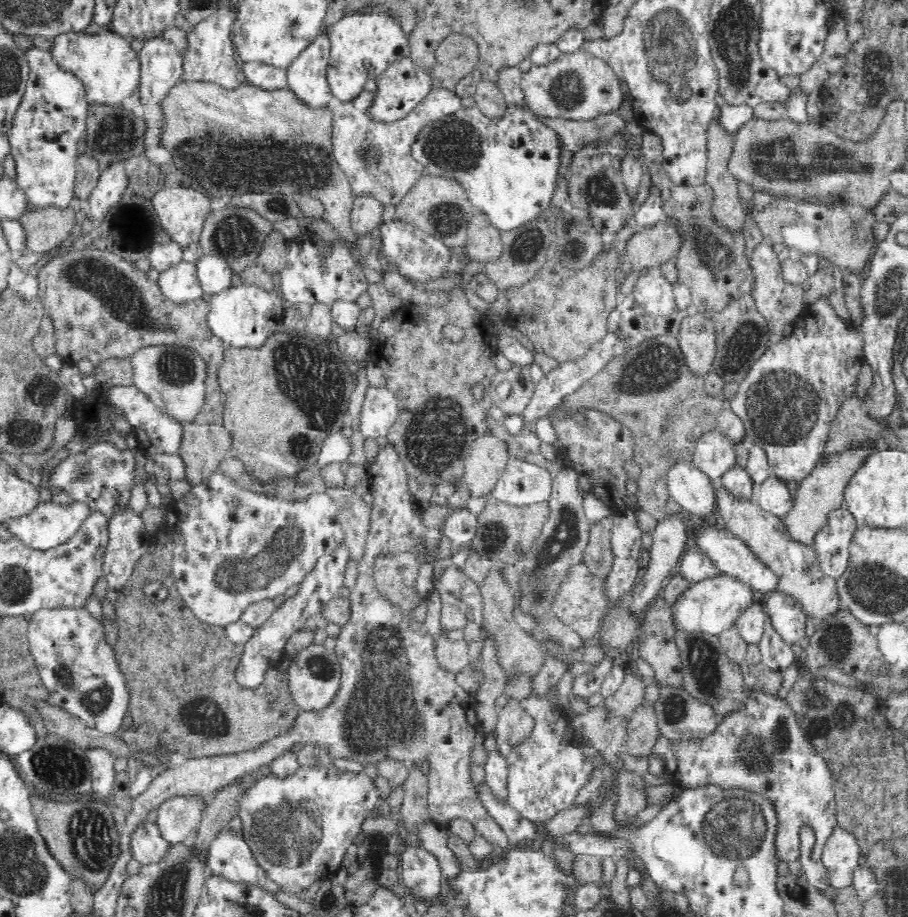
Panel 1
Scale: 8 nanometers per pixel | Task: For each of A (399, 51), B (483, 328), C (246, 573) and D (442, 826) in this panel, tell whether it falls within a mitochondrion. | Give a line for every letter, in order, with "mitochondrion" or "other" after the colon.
A: other
B: other
C: mitochondrion
D: other

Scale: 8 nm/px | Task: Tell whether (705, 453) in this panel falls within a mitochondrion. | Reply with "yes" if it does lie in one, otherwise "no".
no

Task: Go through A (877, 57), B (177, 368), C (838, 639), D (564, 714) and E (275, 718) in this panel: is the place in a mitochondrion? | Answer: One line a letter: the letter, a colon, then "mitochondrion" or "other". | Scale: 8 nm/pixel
A: other
B: mitochondrion
C: mitochondrion
D: other
E: other

